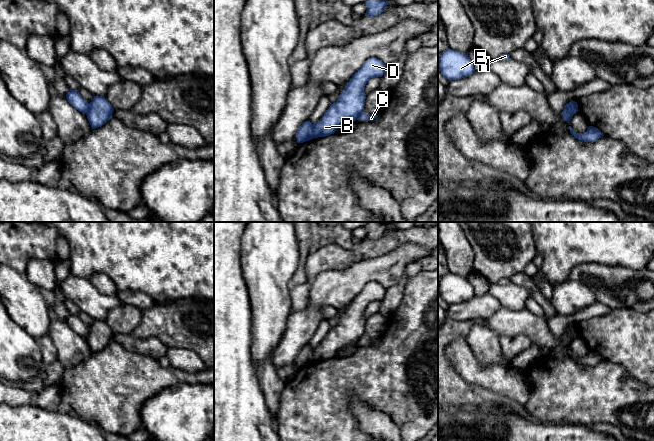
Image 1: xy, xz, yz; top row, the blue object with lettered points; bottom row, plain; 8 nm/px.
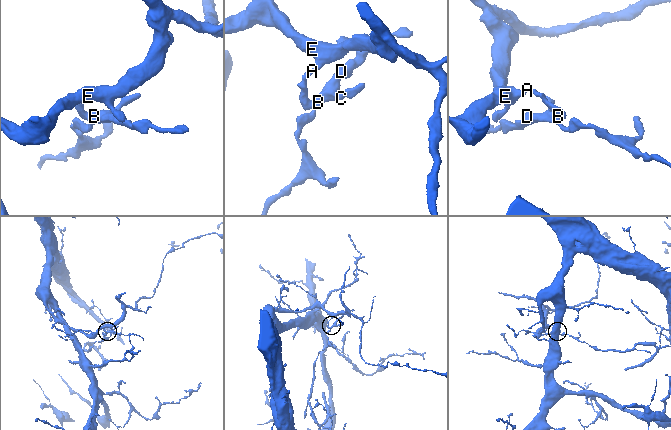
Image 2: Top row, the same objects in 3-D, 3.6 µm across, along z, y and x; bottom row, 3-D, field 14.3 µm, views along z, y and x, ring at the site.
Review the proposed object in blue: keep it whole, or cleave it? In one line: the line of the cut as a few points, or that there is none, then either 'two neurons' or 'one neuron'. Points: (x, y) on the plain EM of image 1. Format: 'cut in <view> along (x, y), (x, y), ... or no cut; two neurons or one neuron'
cut in yz along (567, 327), (574, 337); two neurons

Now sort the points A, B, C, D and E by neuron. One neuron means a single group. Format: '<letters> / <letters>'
A E / B C D

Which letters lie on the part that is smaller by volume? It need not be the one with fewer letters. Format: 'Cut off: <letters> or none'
Cut off: B, C, D

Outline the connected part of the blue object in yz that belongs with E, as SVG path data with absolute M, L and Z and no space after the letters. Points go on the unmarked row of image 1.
M448 272L438 282L439 295L449 305L466 302L475 297L474 288L467 277Z

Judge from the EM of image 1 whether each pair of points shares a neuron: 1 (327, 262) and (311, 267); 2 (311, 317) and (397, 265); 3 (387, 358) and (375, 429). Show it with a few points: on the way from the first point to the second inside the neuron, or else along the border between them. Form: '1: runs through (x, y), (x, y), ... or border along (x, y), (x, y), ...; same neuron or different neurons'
1: runs through (323, 262), (315, 264); same neuron
2: runs through (329, 294), (361, 273), (374, 270); same neuron
3: border along (357, 400), (384, 412), (397, 425); different neurons

